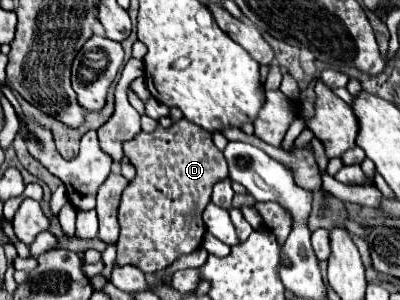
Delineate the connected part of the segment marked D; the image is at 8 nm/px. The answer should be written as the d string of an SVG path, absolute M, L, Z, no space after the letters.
M182 118L174 122L170 128L158 126L156 130L144 134L138 132L132 140L124 142L124 156L136 168L134 180L128 182L126 190L120 198L120 238L118 238L118 254L114 266L136 266L142 272L158 272L168 268L176 258L194 252L202 246L202 238L206 234L206 226L202 222L202 212L210 202L212 188L218 180L226 180L228 166L224 154L214 146L212 132L198 128L190 120Z

